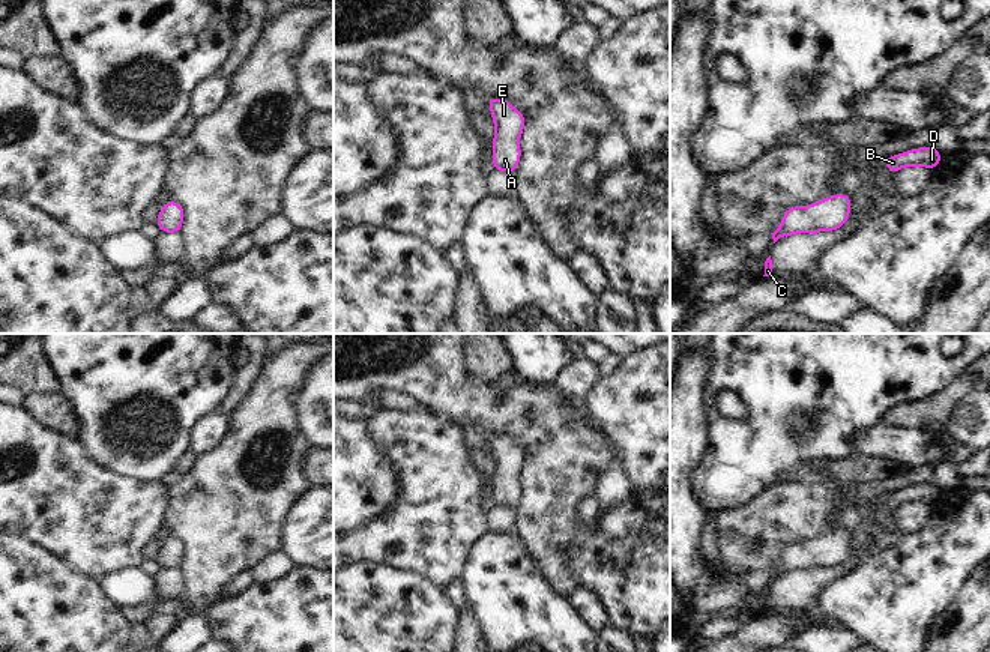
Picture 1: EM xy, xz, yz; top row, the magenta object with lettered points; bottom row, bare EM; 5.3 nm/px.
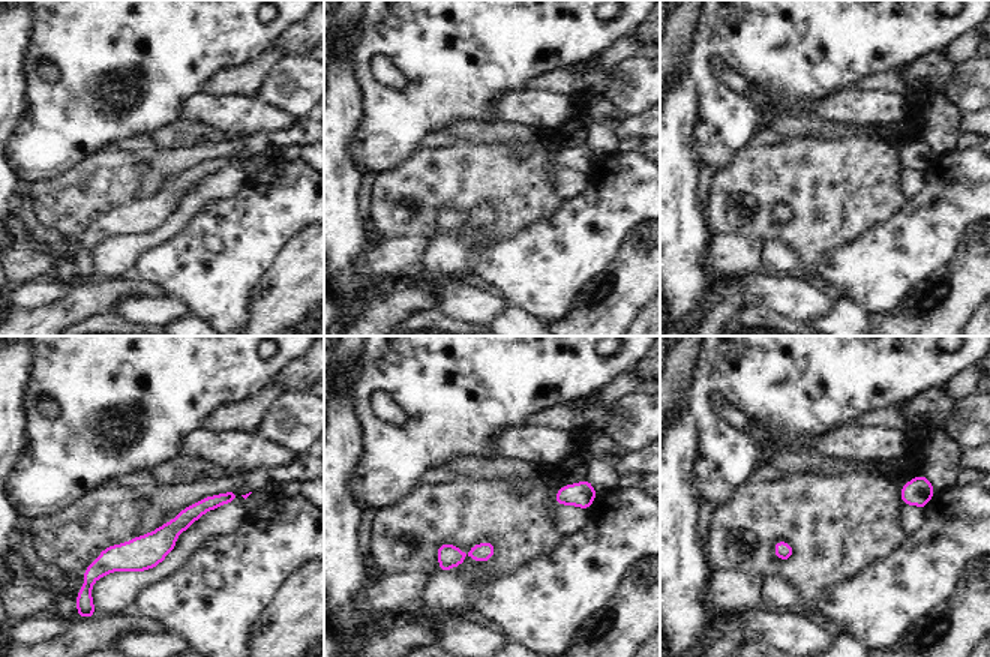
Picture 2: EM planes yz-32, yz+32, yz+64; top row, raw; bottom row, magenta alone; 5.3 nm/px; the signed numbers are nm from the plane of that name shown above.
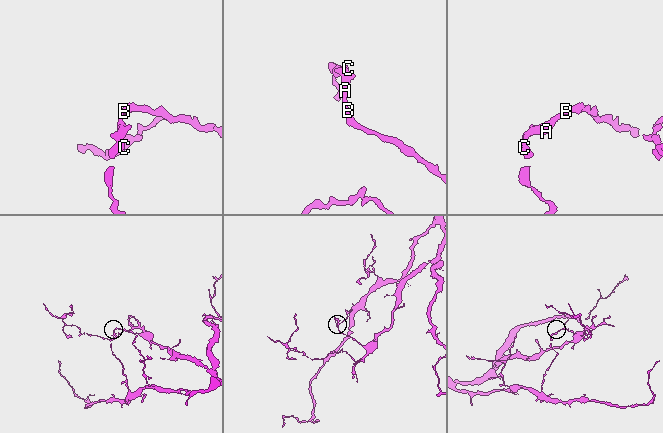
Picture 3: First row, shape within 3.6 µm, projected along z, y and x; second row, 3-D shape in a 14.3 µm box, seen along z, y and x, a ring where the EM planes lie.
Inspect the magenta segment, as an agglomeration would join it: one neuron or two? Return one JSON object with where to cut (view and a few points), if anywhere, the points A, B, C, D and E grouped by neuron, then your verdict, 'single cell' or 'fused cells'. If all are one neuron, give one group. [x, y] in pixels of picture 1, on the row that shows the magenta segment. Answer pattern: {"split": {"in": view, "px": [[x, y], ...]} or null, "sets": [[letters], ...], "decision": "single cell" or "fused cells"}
{"split": null, "sets": [["A", "B", "C", "D", "E"]], "decision": "single cell"}

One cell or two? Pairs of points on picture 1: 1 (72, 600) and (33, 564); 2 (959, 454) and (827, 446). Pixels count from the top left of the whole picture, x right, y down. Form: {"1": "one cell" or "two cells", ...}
{"1": "one cell", "2": "two cells"}

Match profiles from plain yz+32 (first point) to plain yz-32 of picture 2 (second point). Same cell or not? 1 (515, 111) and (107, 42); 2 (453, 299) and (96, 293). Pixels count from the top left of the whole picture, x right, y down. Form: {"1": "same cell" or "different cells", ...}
{"1": "different cells", "2": "different cells"}

